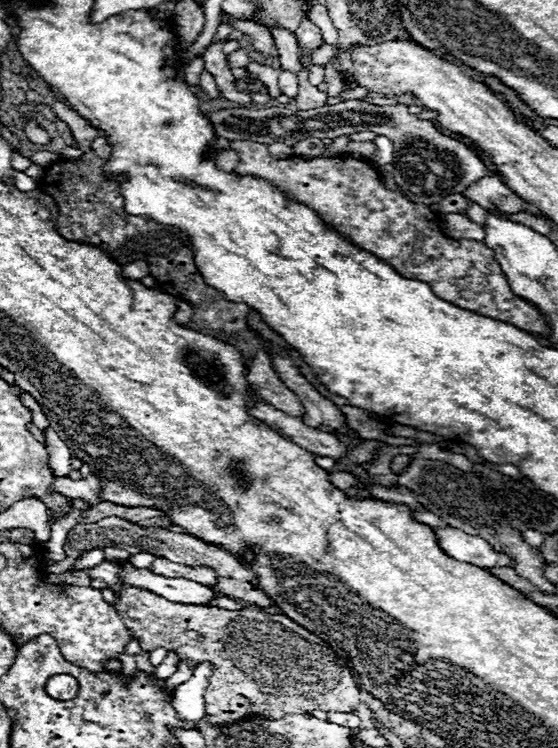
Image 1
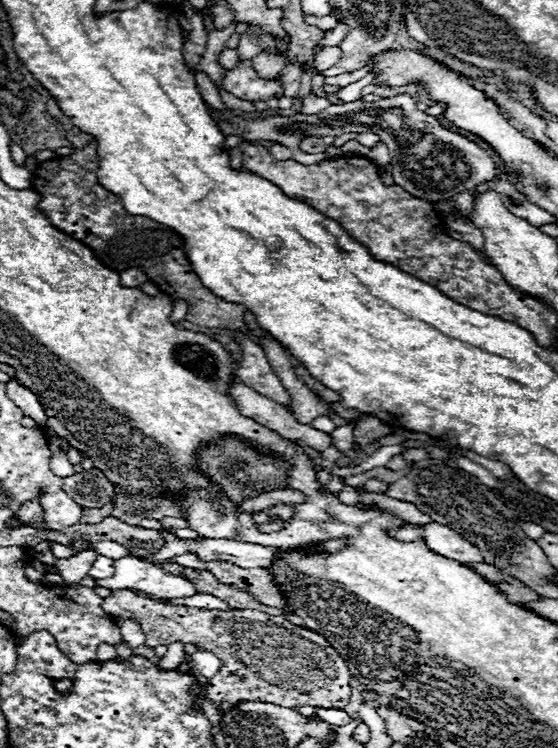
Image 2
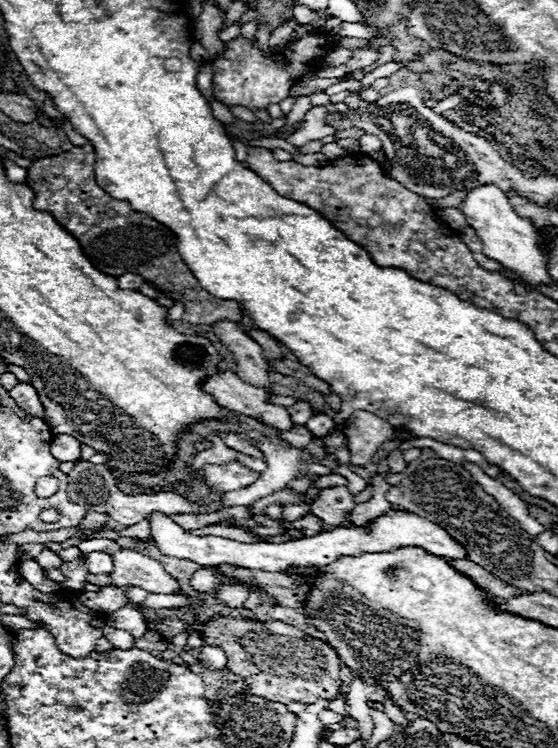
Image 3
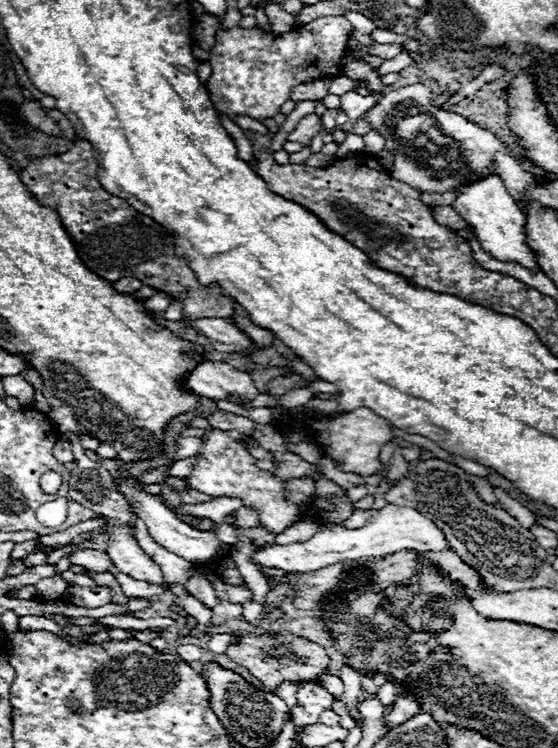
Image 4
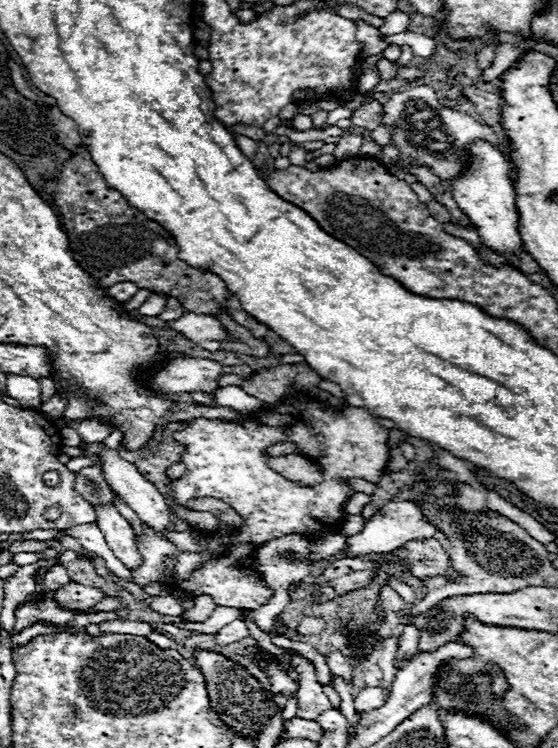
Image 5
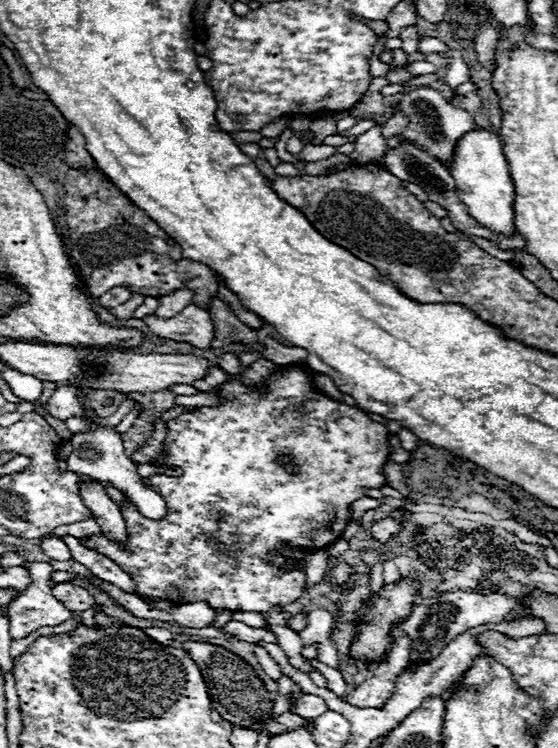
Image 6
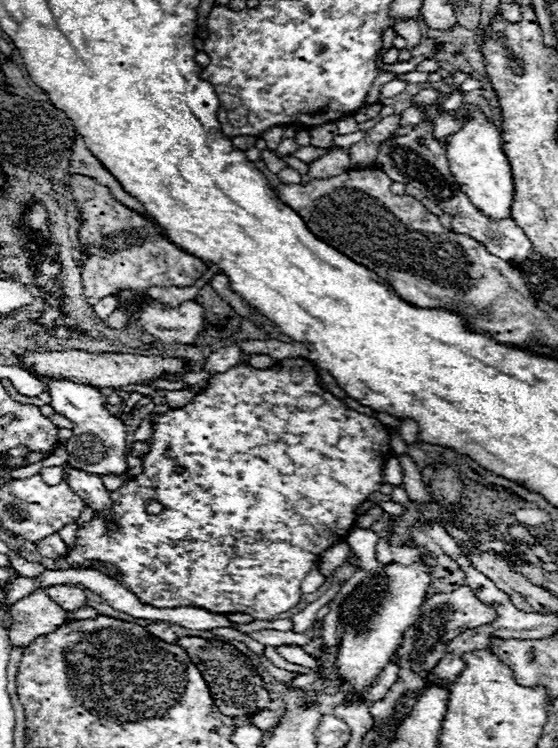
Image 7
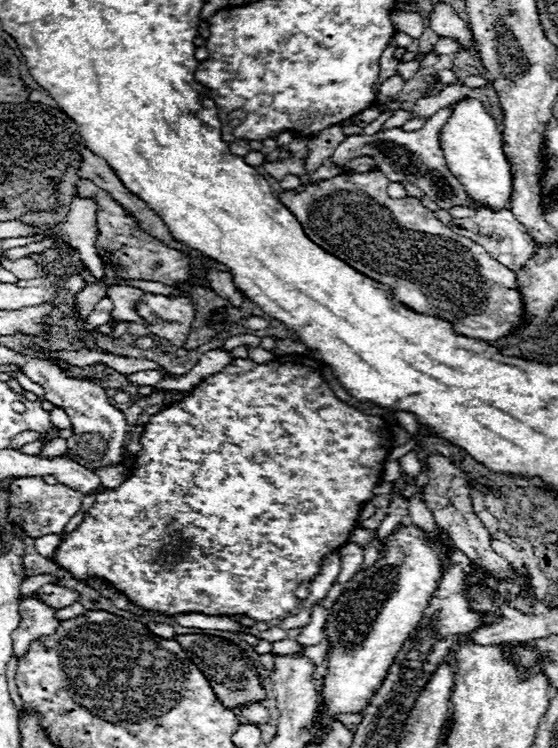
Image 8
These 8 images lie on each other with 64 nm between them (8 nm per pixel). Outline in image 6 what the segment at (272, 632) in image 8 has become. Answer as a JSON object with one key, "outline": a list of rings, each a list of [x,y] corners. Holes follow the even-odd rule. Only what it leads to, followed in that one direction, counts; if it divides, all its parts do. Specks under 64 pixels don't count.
{"outline":[[[228,622],[224,626],[224,632],[232,634],[236,640],[248,640],[248,642],[258,642],[258,640],[266,640],[266,642],[276,642],[276,636],[272,632],[266,632],[266,630],[256,630],[252,626],[246,626],[242,622]]]}

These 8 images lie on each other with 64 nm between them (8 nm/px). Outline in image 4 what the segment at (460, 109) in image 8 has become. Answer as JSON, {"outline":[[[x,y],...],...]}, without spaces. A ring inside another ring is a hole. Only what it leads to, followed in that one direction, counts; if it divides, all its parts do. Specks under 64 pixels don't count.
{"outline":[[[498,176],[482,178],[478,182],[462,186],[458,192],[460,194],[452,206],[472,226],[472,230],[474,230],[476,238],[480,240],[484,252],[488,252],[490,256],[494,256],[502,262],[514,262],[514,264],[520,264],[532,272],[540,272],[536,254],[526,244],[526,232],[524,232],[526,216],[520,212],[514,198],[506,192],[506,188]]]}

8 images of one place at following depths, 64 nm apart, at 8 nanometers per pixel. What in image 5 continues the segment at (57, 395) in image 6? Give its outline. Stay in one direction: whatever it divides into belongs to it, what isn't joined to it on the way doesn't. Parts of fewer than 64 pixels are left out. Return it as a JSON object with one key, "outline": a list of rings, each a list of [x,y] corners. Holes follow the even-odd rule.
{"outline":[[[54,396],[52,400],[40,406],[40,412],[44,412],[48,418],[58,418],[64,412],[64,400],[60,400],[60,396]]]}

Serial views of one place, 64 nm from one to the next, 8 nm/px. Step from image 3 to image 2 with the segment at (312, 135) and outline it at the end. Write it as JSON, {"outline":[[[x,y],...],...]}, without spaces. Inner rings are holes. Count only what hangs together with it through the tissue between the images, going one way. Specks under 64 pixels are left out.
{"outline":[[[314,92],[312,94],[308,94],[304,100],[302,100],[302,112],[306,114],[316,114],[316,112],[320,112],[320,110],[324,110],[326,106],[330,104],[330,100],[328,98],[320,98],[320,96],[316,96]]]}

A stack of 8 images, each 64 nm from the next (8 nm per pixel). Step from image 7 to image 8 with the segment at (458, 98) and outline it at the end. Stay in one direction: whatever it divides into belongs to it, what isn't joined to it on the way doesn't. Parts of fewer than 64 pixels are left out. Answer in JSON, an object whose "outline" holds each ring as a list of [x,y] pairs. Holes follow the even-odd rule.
{"outline":[[[452,104],[440,108],[432,118],[426,120],[424,128],[420,128],[416,132],[388,130],[388,132],[378,132],[378,134],[372,134],[372,136],[356,136],[354,134],[354,136],[350,136],[348,140],[344,140],[336,146],[332,158],[338,164],[346,164],[354,156],[368,154],[376,160],[376,168],[382,170],[390,182],[410,182],[410,184],[418,186],[430,200],[434,200],[438,204],[438,208],[442,208],[442,210],[450,210],[452,206],[474,208],[474,204],[468,198],[464,186],[460,186],[460,182],[446,168],[444,152],[442,152],[440,140],[438,140],[442,124],[448,120],[448,116],[452,116],[450,106]],[[478,208],[478,210],[474,210],[474,216],[454,220],[454,226],[450,226],[450,228],[452,228],[452,232],[456,232],[460,236],[466,236],[466,238],[472,238],[474,242],[480,242],[480,246],[484,246],[484,250],[488,250],[488,254],[492,254],[498,262],[504,262],[504,266],[508,266],[510,270],[522,268],[524,262],[536,250],[534,240],[526,234],[524,226],[508,210],[490,212],[486,208],[482,208],[482,210]]]}

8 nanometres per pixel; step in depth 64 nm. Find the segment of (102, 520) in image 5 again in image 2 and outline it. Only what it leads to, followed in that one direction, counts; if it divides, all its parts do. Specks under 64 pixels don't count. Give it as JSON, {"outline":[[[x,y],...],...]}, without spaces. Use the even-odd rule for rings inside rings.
{"outline":[[[124,556],[116,560],[116,574],[112,578],[97,579],[96,586],[116,590],[116,588],[134,588],[156,598],[190,598],[198,590],[186,578],[168,574],[152,562],[142,562],[136,556]]]}

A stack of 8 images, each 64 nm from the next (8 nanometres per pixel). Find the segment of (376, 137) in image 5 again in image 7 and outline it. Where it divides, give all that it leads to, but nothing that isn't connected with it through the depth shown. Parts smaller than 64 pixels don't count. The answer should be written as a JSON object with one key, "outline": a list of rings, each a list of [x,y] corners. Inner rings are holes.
{"outline":[[[408,108],[400,112],[400,126],[416,126],[422,120],[422,110],[420,108]]]}

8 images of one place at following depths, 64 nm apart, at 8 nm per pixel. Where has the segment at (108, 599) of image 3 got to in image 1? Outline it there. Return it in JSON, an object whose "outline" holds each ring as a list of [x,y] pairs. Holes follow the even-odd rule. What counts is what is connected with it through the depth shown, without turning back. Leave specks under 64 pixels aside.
{"outline":[[[128,586],[124,594],[118,594],[118,604],[114,608],[120,614],[128,634],[140,642],[140,648],[144,652],[164,648],[168,652],[174,650],[178,654],[178,660],[188,660],[192,668],[196,668],[200,662],[212,664],[212,674],[204,690],[204,702],[206,702],[208,722],[220,730],[224,726],[238,724],[254,716],[278,720],[284,718],[286,714],[310,714],[312,710],[350,714],[360,704],[358,684],[350,668],[344,664],[344,660],[336,656],[322,638],[310,634],[308,630],[304,630],[300,624],[292,622],[284,614],[256,612],[250,608],[224,610],[216,606],[176,604],[138,586]],[[194,636],[204,636],[206,642],[198,644],[194,642]]]}

